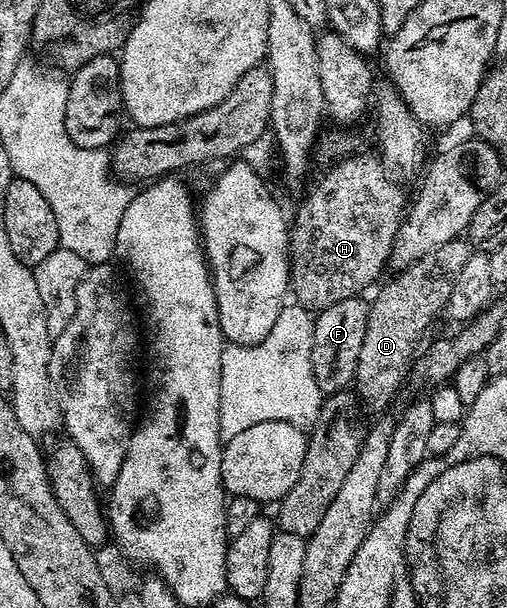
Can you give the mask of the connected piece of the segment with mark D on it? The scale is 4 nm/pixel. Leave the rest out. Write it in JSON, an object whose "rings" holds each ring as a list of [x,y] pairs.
{"rings":[[[464,237],[439,244],[435,252],[427,252],[427,256],[404,267],[398,273],[401,275],[391,279],[378,292],[377,299],[369,302],[367,332],[363,332],[355,379],[355,393],[364,409],[366,406],[369,410],[381,410],[377,412],[388,411],[385,409],[389,401],[396,396],[401,380],[406,378],[414,361],[417,341],[424,336],[433,317],[444,311],[447,300],[451,300],[451,288],[455,288],[455,280],[459,272],[463,272],[463,264],[467,264],[470,253],[470,243]]]}

